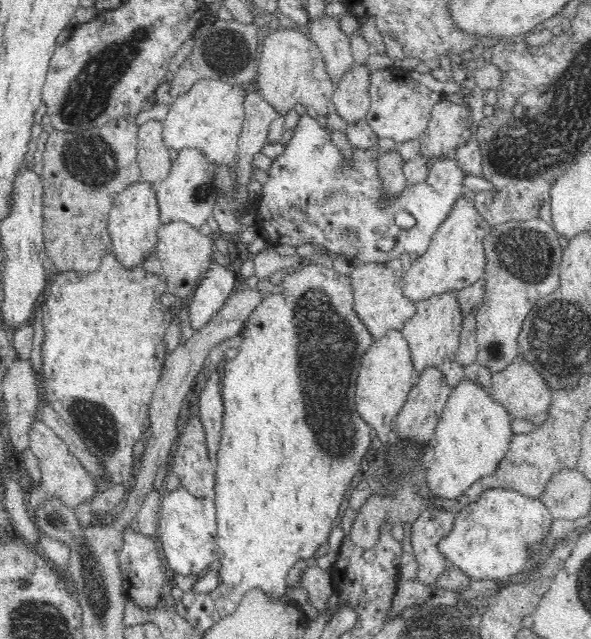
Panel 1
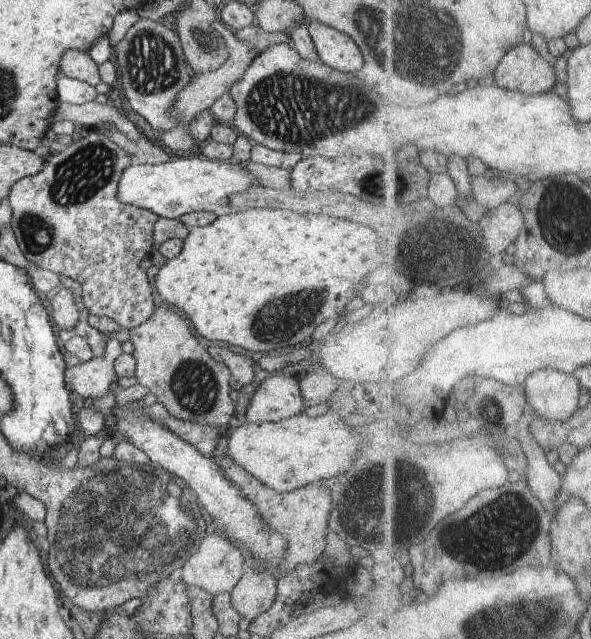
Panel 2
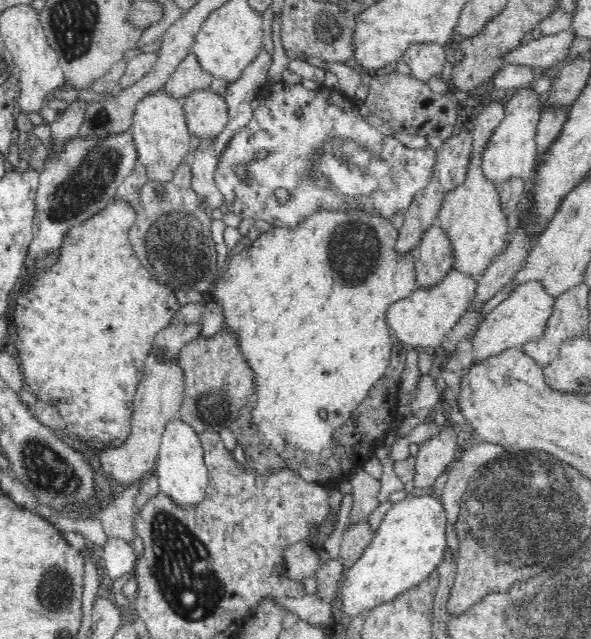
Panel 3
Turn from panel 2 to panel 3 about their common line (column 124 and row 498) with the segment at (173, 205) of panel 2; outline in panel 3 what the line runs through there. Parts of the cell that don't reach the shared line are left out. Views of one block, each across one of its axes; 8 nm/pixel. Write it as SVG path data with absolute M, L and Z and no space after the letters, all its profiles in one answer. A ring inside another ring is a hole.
M175 417L166 424L161 436L155 474L158 476L159 490L178 506L195 506L205 497L209 483L209 471L204 463L204 450L197 430Z

